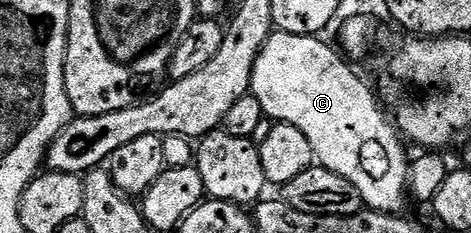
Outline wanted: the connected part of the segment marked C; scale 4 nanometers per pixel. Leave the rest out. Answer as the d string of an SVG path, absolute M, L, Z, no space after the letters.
M279 30L273 31L265 45L262 46L256 65L253 68L251 95L256 96L258 102L262 102L262 110L269 121L298 126L298 130L302 130L302 134L306 134L306 142L310 142L312 155L318 161L319 167L328 168L334 174L342 174L342 178L346 178L346 182L350 182L350 186L354 186L358 190L358 194L364 199L365 205L371 211L393 214L403 213L405 211L403 209L404 196L406 200L406 193L408 192L408 165L410 163L410 156L404 153L405 141L394 127L393 121L389 117L388 120L384 117L384 112L380 109L375 94L368 89L367 82L352 69L355 67L335 47L332 49L330 45L323 44L322 41L323 39L320 36L299 36L298 34L290 34Z

